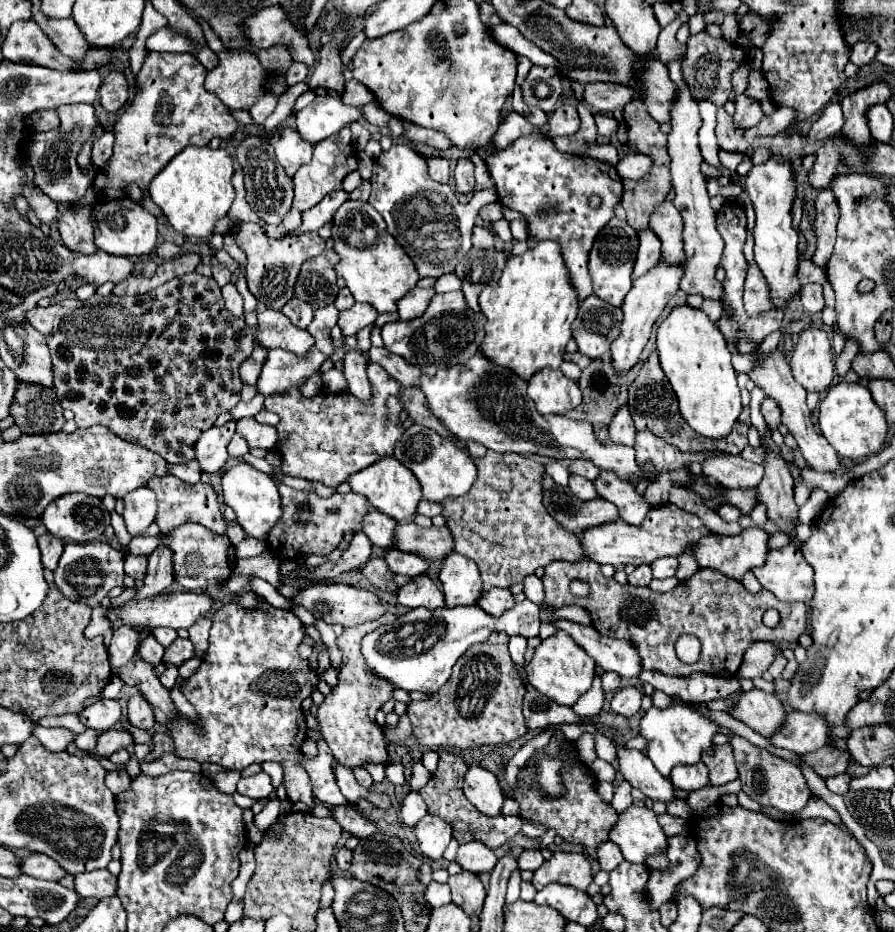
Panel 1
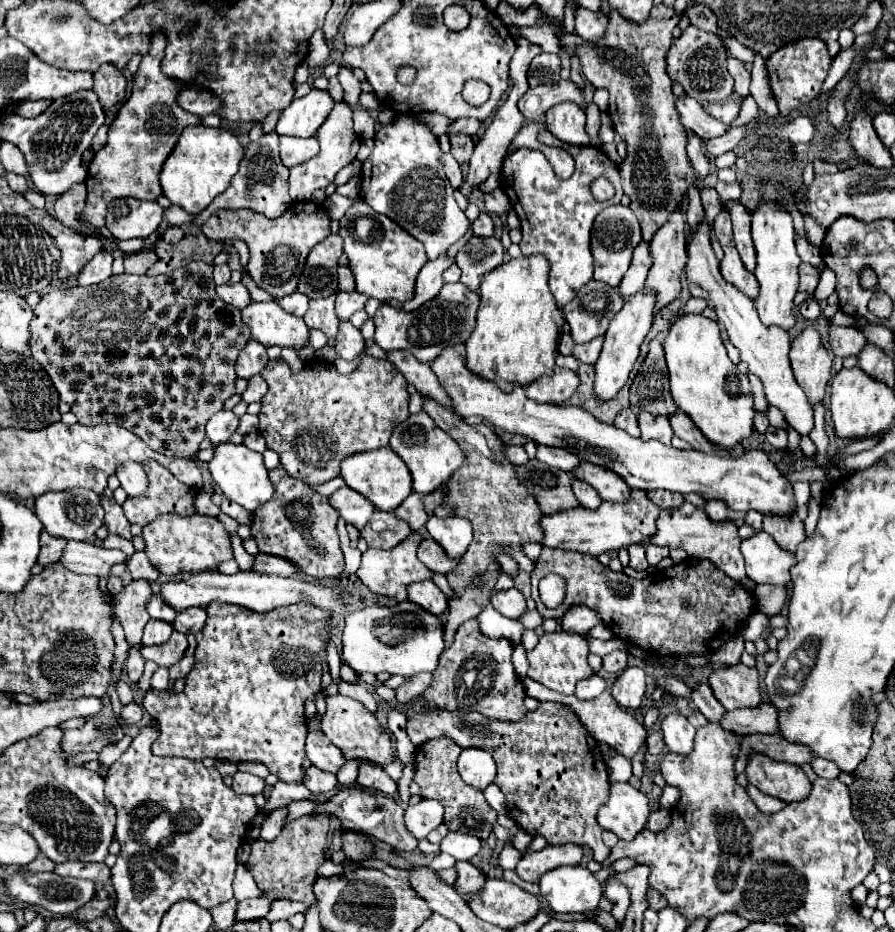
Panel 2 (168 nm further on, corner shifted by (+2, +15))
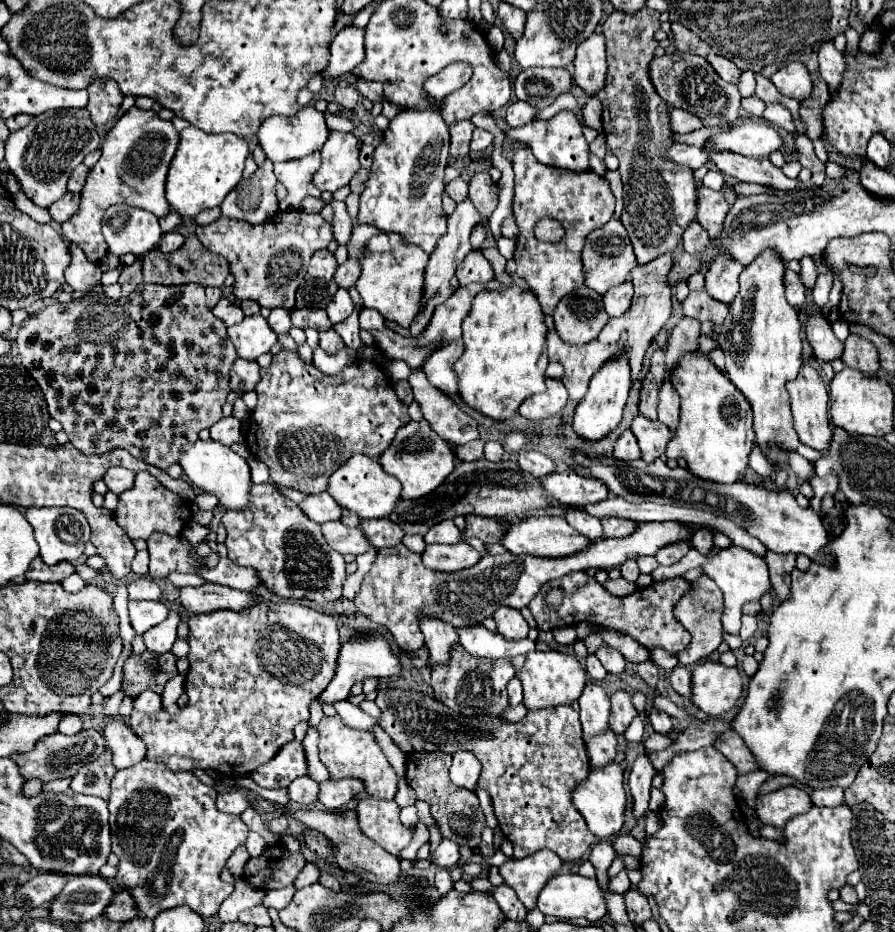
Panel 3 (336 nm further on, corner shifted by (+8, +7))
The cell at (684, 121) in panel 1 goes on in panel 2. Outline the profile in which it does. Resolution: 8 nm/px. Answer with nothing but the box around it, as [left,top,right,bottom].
[686,218,814,434]

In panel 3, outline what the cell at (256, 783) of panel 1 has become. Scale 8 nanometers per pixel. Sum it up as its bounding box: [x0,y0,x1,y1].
[216,788,250,814]

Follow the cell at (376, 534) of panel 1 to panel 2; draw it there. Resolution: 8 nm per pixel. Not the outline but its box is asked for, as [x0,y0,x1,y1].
[328,486,376,530]

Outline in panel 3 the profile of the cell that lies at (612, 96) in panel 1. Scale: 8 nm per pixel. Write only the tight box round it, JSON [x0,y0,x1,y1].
[506,100,538,128]

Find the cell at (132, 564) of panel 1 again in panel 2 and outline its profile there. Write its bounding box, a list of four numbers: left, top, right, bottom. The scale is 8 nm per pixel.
[128,552,160,582]

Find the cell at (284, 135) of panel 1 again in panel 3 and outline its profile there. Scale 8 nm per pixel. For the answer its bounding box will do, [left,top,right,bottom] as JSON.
[274,152,320,210]

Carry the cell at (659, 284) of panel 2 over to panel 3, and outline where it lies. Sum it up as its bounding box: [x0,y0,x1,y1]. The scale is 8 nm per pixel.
[548,254,674,400]

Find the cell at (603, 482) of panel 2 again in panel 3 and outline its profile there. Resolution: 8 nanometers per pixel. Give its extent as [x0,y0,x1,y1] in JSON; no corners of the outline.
[542,468,610,506]

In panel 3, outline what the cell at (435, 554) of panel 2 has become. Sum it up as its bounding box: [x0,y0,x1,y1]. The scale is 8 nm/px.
[422,542,480,572]

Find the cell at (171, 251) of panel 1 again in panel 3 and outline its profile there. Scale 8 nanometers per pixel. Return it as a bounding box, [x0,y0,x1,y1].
[158,232,184,252]

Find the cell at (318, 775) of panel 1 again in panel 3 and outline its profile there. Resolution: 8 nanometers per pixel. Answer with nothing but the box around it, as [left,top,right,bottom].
[288,776,320,806]

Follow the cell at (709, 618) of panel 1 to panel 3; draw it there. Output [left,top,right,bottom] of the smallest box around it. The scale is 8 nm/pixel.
[528,570,692,654]

